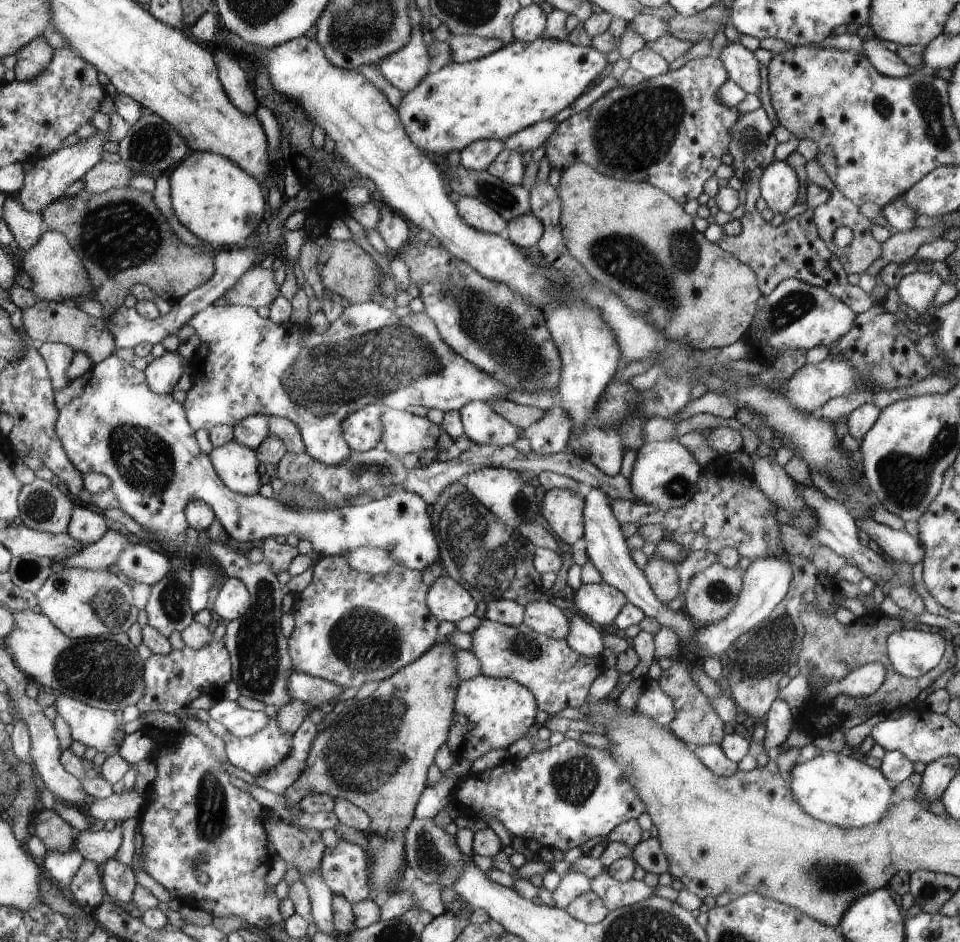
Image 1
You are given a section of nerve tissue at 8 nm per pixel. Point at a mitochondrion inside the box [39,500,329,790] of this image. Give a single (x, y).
(78, 668)

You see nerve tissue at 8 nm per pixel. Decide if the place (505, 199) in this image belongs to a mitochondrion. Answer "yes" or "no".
yes

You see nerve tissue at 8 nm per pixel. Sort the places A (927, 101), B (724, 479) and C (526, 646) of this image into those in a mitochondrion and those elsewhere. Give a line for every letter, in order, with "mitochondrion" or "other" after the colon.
A: mitochondrion
B: other
C: mitochondrion

